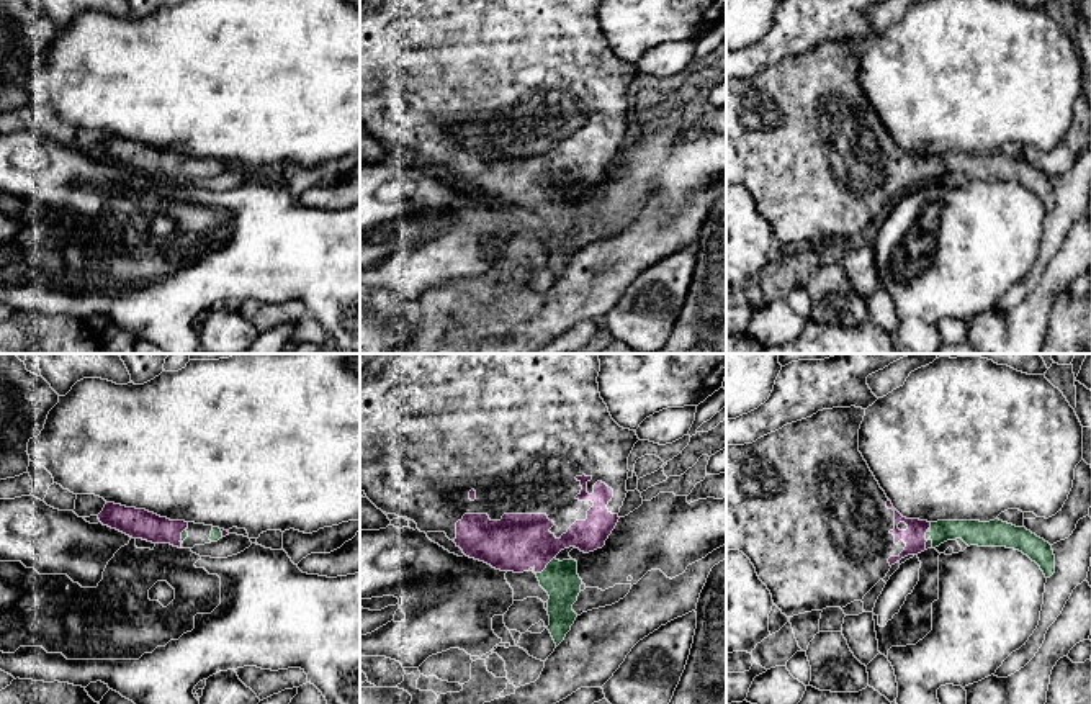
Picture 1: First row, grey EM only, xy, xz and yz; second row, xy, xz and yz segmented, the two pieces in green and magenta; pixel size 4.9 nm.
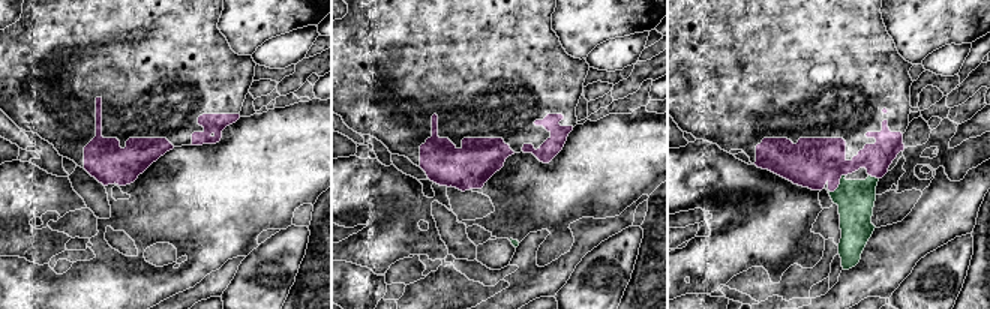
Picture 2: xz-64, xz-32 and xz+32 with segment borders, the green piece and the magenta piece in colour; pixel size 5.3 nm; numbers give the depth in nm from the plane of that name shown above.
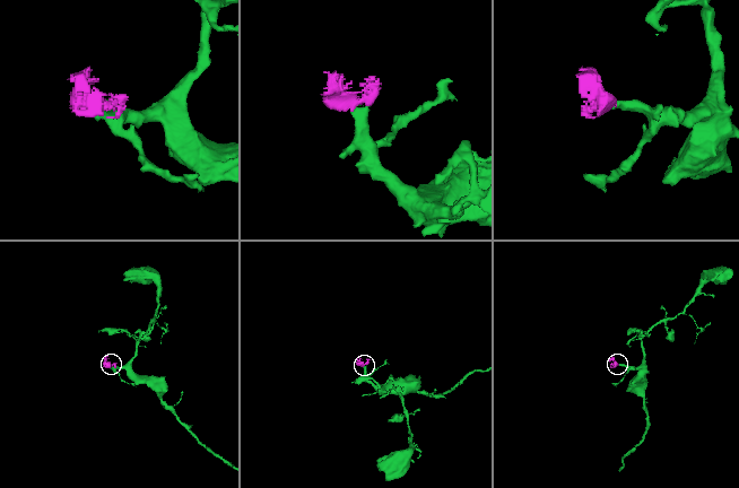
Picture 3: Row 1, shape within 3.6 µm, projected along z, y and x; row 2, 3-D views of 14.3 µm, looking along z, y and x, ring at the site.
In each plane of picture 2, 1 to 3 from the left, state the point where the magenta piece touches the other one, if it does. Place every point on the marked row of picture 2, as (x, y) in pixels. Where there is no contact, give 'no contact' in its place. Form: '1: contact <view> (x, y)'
1: no contact
2: no contact
3: contact xz+32 (839, 185)

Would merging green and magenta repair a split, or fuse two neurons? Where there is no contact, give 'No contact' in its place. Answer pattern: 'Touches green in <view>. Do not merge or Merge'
Touches green in xz. Merge

